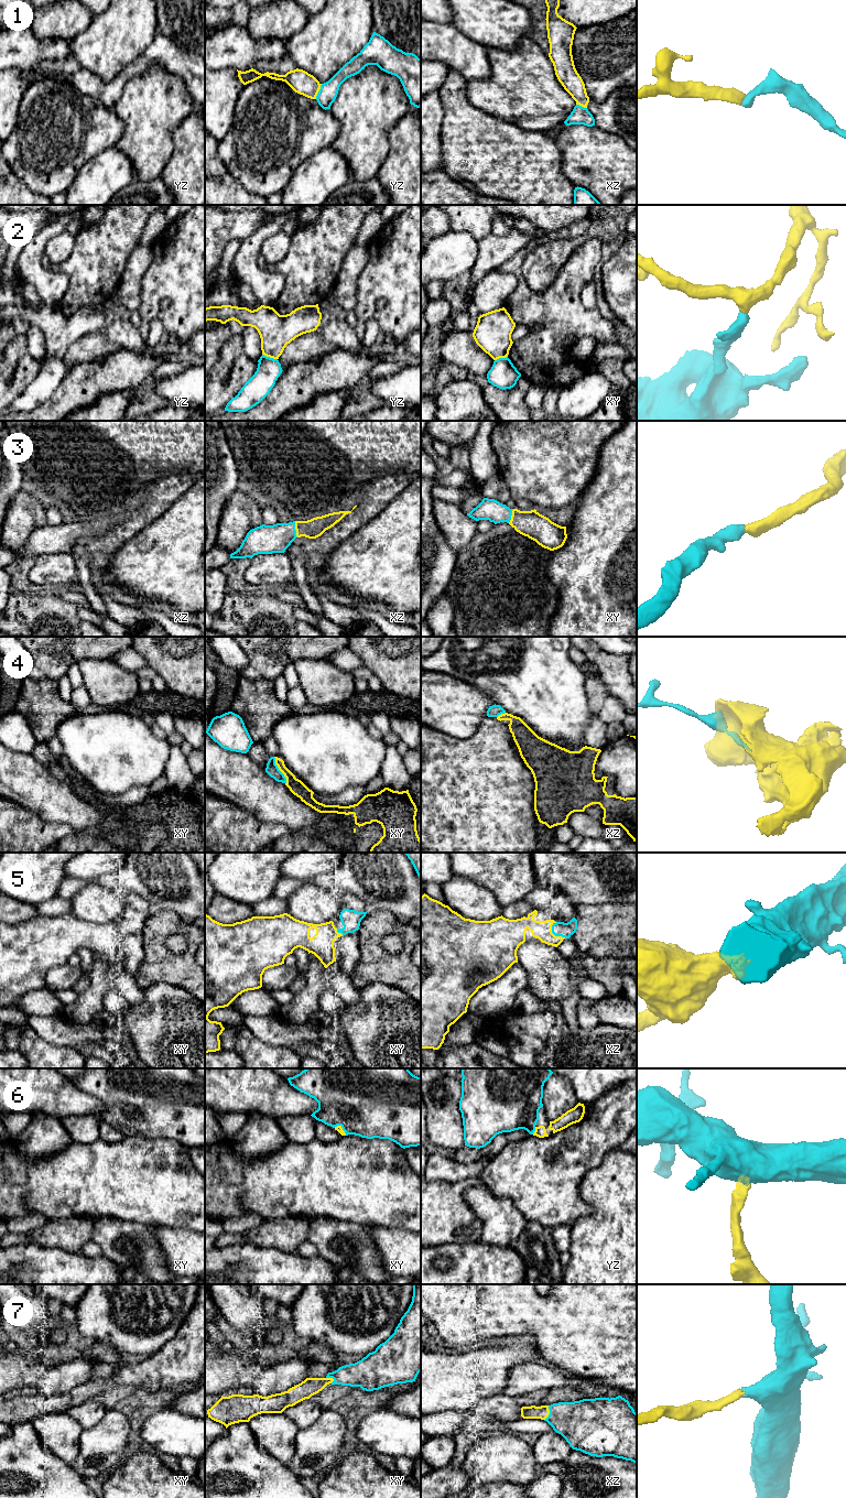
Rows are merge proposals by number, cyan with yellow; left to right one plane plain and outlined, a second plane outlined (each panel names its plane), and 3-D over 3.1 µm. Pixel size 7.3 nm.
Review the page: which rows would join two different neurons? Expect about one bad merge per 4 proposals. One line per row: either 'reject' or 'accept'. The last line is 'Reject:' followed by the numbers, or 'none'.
1: accept
2: reject
3: accept
4: reject
5: accept
6: accept
7: accept
Reject: 2, 4

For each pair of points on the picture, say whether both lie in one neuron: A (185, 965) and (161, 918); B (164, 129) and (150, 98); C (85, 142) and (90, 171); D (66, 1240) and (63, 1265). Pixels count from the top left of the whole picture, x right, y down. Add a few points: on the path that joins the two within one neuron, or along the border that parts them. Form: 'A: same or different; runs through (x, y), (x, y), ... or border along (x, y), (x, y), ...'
A: same; runs through (170, 963), (160, 953), (160, 933)
B: same; runs through (156, 121), (151, 116), (151, 106)
C: different; border along (110, 147), (90, 158), (82, 166), (73, 182)
D: different; border along (40, 1245), (80, 1254)

